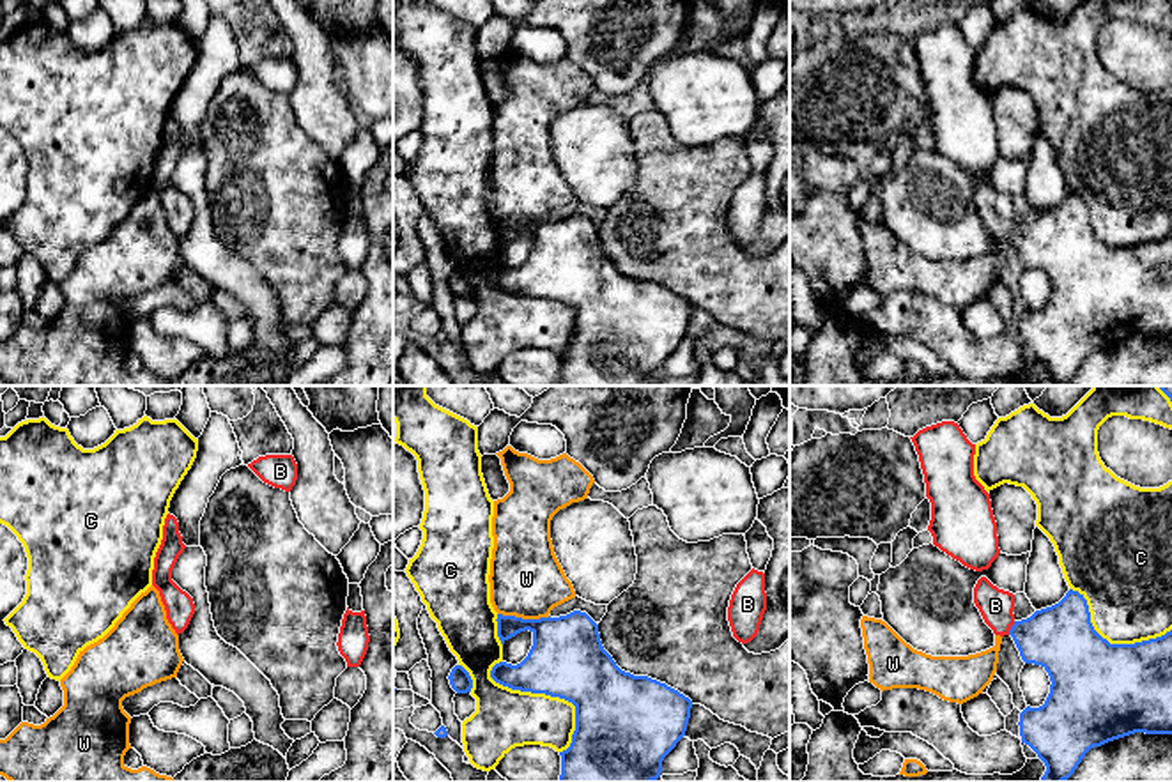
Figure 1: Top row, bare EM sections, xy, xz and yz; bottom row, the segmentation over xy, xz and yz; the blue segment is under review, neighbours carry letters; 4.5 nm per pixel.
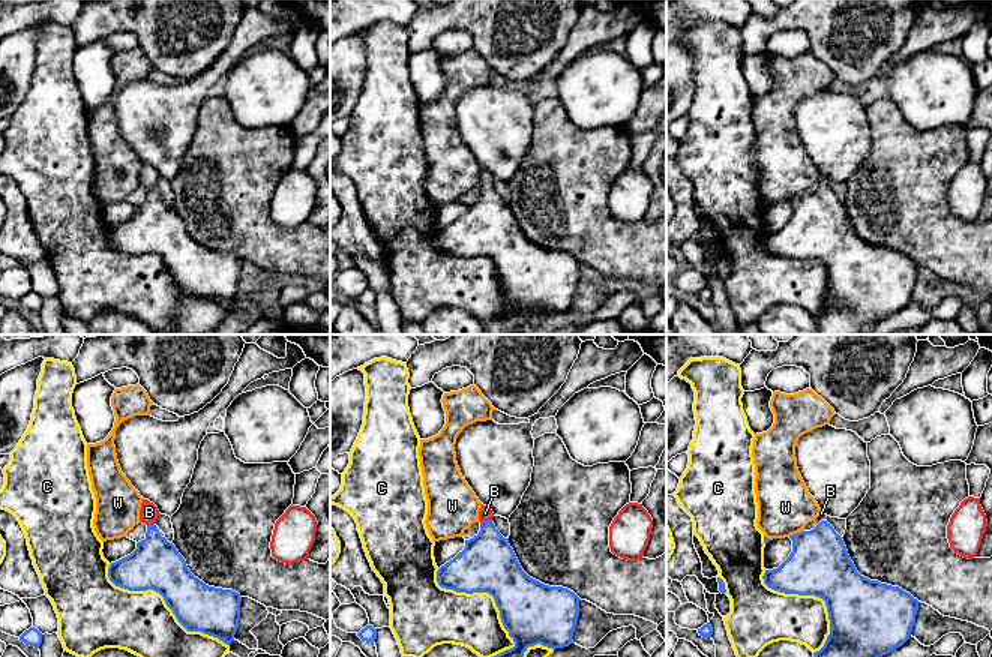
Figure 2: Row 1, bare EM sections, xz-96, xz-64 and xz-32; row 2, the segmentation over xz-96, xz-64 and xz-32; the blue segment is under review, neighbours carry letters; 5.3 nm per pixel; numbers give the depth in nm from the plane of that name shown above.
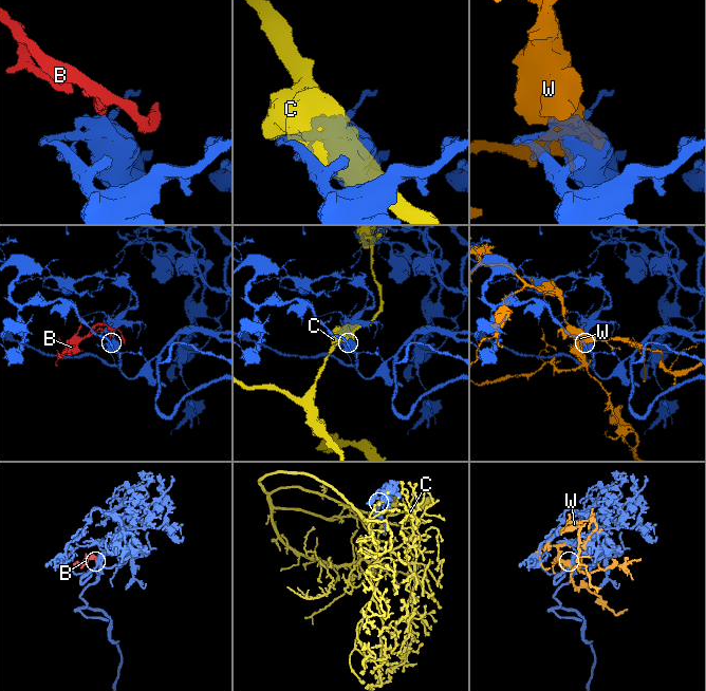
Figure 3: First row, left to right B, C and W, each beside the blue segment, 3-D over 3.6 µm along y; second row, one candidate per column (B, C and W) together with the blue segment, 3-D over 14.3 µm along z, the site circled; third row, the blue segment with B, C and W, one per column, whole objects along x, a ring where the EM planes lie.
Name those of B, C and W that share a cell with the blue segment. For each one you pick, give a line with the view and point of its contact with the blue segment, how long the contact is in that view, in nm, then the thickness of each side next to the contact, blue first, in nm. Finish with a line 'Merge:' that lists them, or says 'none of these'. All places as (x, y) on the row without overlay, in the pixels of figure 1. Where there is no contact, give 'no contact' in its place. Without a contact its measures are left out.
B: yz (1011, 232) | 70 nm | 300/160 nm
Merge: B

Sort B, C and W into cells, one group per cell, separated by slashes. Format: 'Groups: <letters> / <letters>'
Groups: B / C / W

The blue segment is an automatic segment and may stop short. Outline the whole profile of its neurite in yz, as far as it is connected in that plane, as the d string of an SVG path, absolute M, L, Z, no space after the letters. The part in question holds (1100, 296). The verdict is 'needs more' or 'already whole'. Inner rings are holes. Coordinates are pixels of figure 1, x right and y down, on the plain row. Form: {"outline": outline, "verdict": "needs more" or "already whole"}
{"outline": "M981 180L974 191L974 207L995 239L1011 239L1022 264L1041 269L1050 280L1052 288L1045 308L1027 310L1018 326L1022 347L1029 349L1046 370L1039 386L1068 384L1091 352L1108 345L1135 336L1172 338L1172 234L1135 248L1110 248L1094 234L1083 198L1073 193L1059 207L1016 225L1013 218L1014 198L999 193L986 180Z", "verdict": "needs more"}

